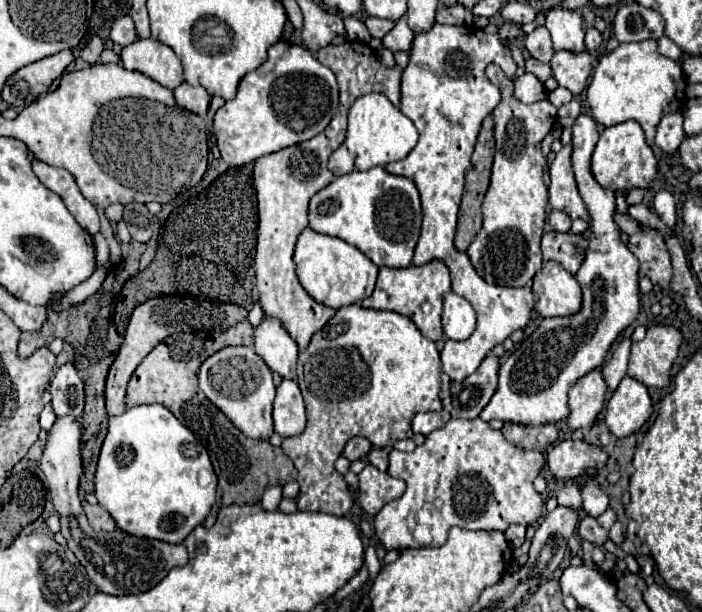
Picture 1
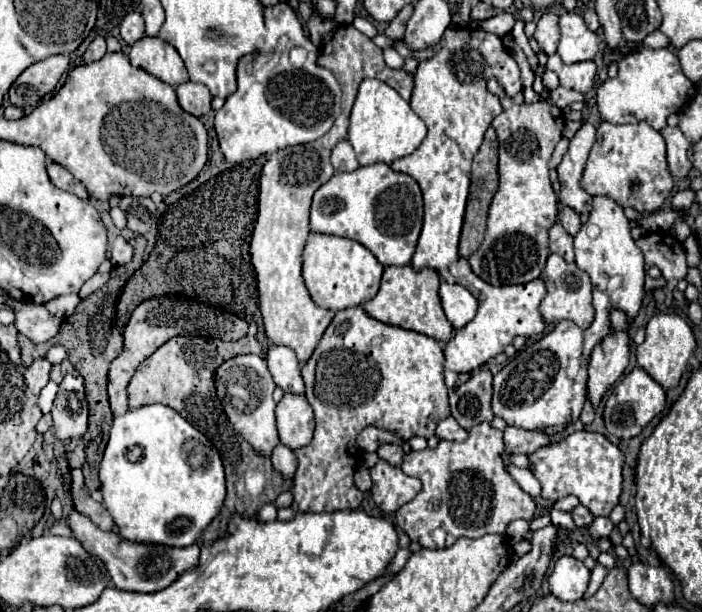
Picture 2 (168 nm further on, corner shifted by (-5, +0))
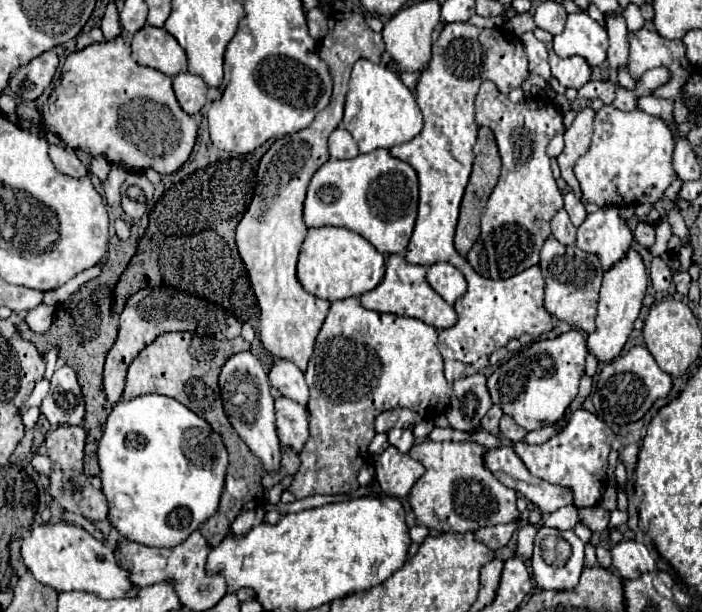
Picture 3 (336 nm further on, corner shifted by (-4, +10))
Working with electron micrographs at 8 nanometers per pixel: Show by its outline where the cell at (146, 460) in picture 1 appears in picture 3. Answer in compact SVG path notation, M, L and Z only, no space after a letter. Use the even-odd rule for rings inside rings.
M161 394L119 400L111 410L97 447L103 494L109 502L109 522L127 540L145 546L177 546L217 512L225 486L227 450L221 436L195 412Z

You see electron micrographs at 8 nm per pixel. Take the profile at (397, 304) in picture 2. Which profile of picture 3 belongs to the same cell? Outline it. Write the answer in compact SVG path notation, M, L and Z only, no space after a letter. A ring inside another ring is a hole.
M391 254L387 258L387 272L381 280L381 284L361 296L361 304L367 310L375 312L391 312L391 314L401 314L401 316L411 316L419 318L425 324L443 330L451 328L457 322L457 312L453 306L449 306L425 280L425 268L417 264L409 264L401 254Z

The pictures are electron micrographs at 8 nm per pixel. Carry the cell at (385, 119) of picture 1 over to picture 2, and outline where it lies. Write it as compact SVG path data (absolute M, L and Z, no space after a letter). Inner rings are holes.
M364 80L360 84L356 102L350 114L348 140L354 146L360 166L386 162L392 164L398 158L412 154L420 142L426 138L426 124L414 114L410 104L400 98L400 94L380 80Z

